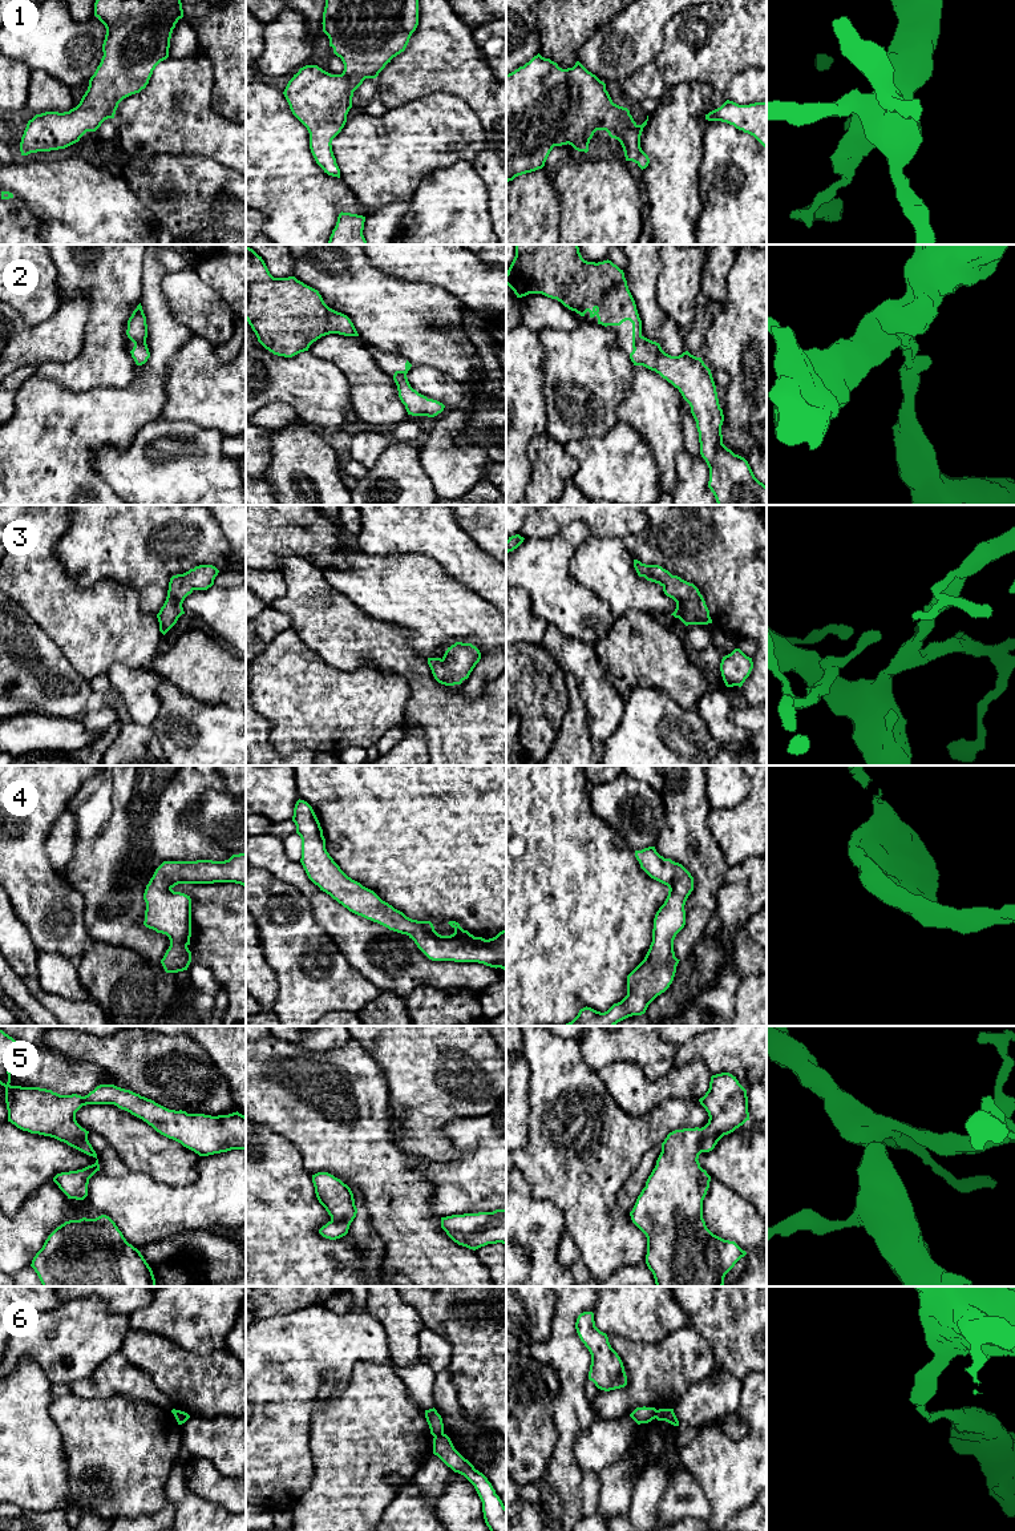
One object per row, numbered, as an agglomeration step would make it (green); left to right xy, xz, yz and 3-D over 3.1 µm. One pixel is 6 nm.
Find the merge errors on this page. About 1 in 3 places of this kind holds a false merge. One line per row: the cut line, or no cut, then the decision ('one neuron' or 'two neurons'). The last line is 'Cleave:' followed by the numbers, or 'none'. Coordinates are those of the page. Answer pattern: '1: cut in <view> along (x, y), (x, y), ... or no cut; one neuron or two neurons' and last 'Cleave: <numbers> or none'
1: no cut; one neuron
2: no cut; one neuron
3: no cut; one neuron
4: no cut; one neuron
5: no cut; one neuron
6: cut in xz along (443, 1433), (435, 1437); two neurons
Cleave: 6

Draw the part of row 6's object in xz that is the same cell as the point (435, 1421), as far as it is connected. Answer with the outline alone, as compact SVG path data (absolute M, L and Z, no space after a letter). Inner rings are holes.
M429 1409L425 1410L425 1418L430 1429L430 1434L433 1437L442 1435L444 1434L444 1423L441 1415L437 1413L437 1410Z

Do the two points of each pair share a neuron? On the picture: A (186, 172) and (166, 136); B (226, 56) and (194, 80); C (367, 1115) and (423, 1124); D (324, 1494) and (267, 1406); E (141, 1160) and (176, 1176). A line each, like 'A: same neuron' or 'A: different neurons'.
A: different neurons
B: different neurons
C: different neurons
D: different neurons
E: same neuron

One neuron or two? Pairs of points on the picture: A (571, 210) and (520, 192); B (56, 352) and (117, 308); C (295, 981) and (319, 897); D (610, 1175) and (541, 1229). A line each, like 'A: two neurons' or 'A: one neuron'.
A: two neurons
B: two neurons
C: two neurons
D: two neurons

